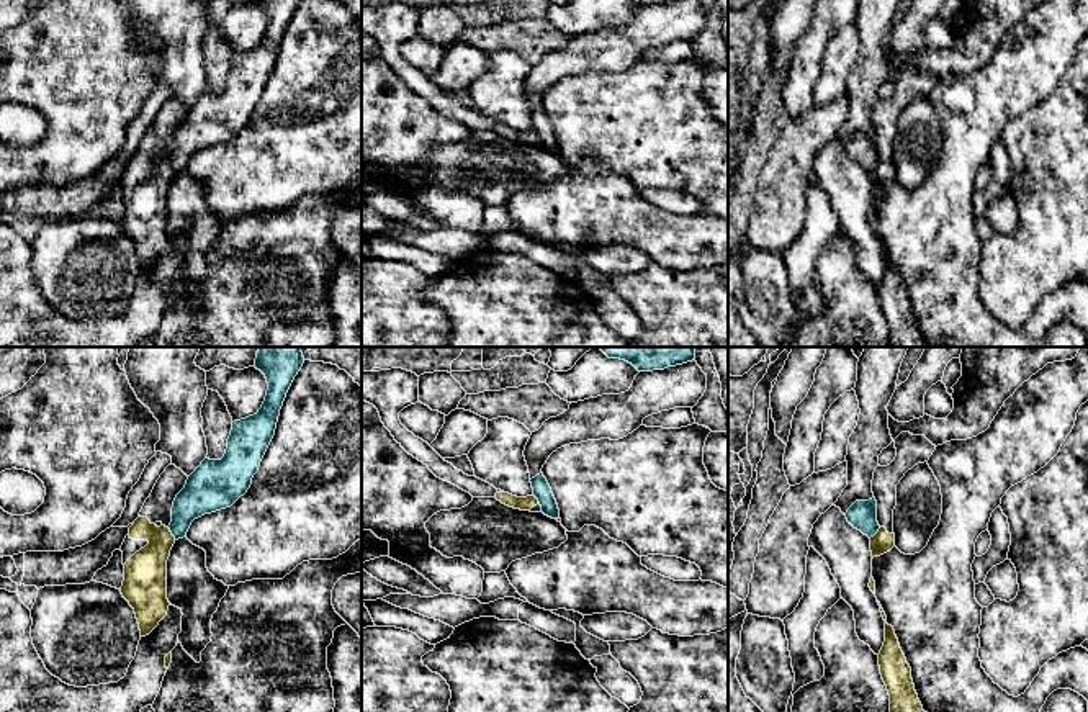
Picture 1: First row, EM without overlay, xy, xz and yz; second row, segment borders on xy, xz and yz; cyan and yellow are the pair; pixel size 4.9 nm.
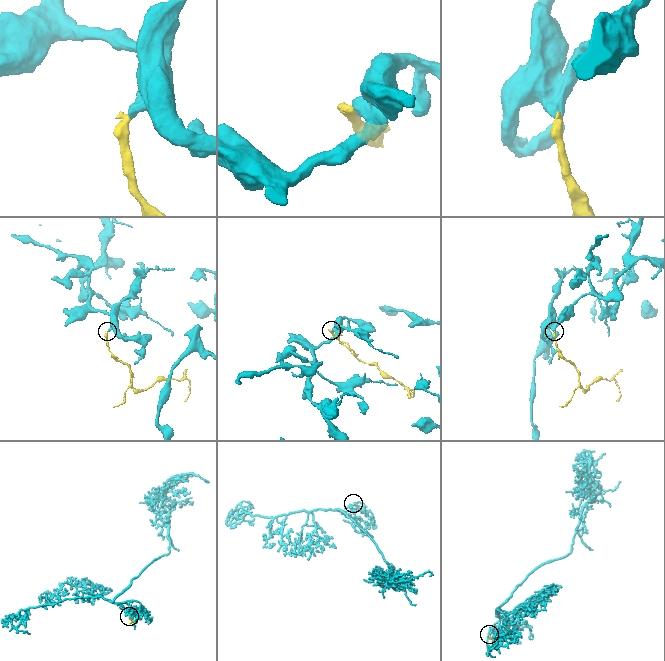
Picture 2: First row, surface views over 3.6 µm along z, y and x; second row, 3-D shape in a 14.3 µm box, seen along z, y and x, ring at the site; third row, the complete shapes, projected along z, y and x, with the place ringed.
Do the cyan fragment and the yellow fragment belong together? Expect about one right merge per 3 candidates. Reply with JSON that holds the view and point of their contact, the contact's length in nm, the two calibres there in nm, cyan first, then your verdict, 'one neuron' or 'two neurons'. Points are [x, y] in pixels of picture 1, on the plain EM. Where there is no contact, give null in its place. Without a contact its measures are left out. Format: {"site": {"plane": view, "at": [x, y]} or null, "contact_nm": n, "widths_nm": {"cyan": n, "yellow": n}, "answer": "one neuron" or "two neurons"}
{"site": {"plane": "xy", "at": [172, 167]}, "contact_nm": 80, "widths_nm": {"cyan": 190, "yellow": 200}, "answer": "two neurons"}

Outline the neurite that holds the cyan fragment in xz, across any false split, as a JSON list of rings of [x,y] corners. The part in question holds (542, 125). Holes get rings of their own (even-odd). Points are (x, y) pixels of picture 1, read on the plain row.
[[[543,106],[532,111],[530,116],[533,121],[533,129],[538,133],[542,139],[542,146],[551,152],[558,152],[560,142],[558,142],[556,133]]]

